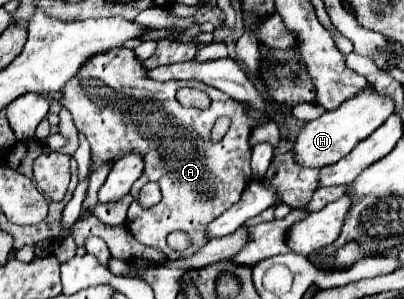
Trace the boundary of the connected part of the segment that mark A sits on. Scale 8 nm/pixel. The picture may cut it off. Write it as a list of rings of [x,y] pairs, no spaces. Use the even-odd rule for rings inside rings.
[[[129,48],[93,56],[93,60],[81,70],[81,76],[69,80],[63,88],[61,106],[73,114],[77,130],[87,138],[93,170],[103,164],[115,164],[127,154],[143,156],[145,170],[131,188],[133,202],[125,226],[137,242],[165,252],[169,260],[191,256],[203,248],[209,242],[207,226],[241,198],[245,186],[251,182],[249,162],[253,150],[249,146],[249,136],[255,128],[269,122],[267,118],[251,118],[247,106],[229,100],[221,90],[209,88],[207,84],[197,84],[195,80],[153,80],[149,70]],[[181,86],[207,92],[211,106],[205,110],[181,106],[175,98],[175,92]],[[219,116],[229,116],[231,128],[219,142],[213,142],[211,130]],[[151,180],[161,186],[163,198],[159,204],[143,208],[139,204],[139,190]],[[175,230],[185,230],[191,236],[191,246],[181,254],[169,250],[165,242]]]

